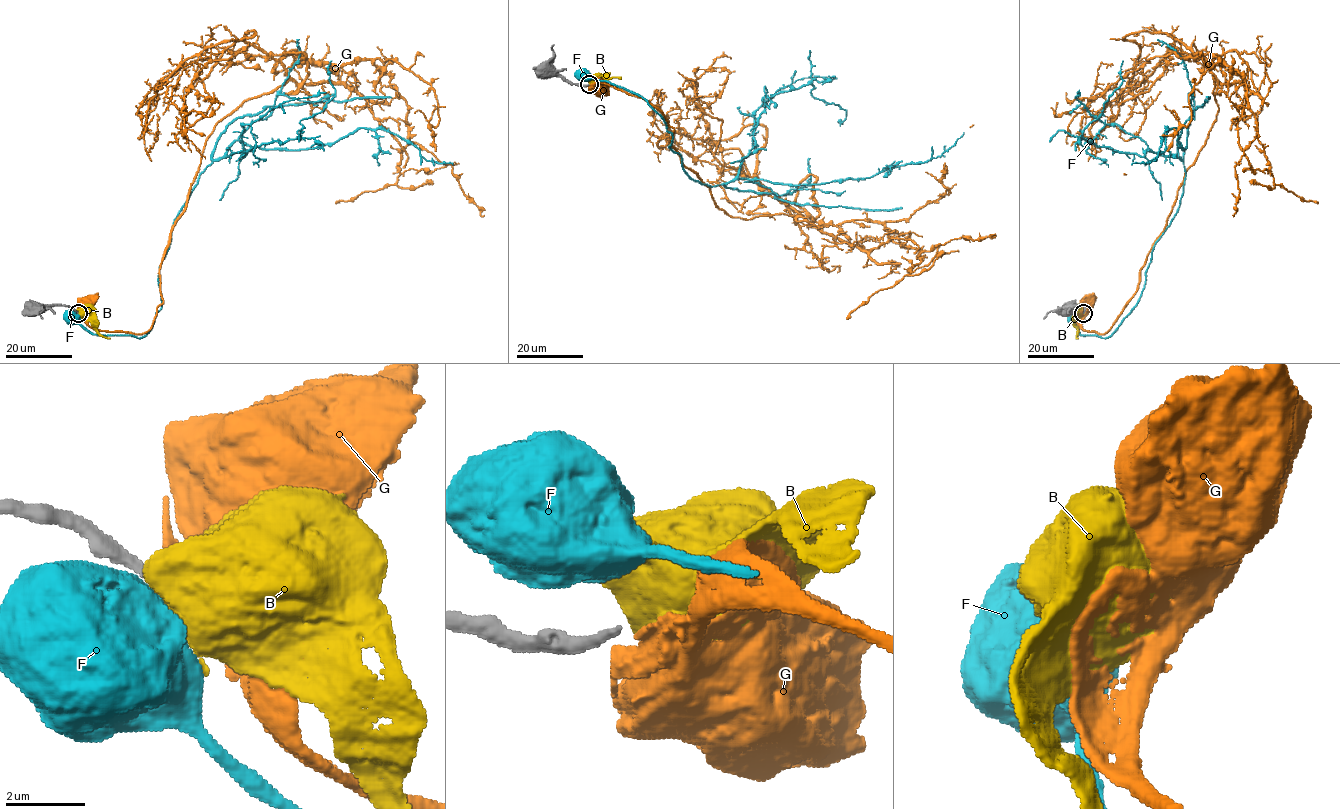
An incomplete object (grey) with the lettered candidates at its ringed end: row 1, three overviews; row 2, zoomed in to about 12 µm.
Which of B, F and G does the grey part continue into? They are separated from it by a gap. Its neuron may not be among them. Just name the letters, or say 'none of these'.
none of these

